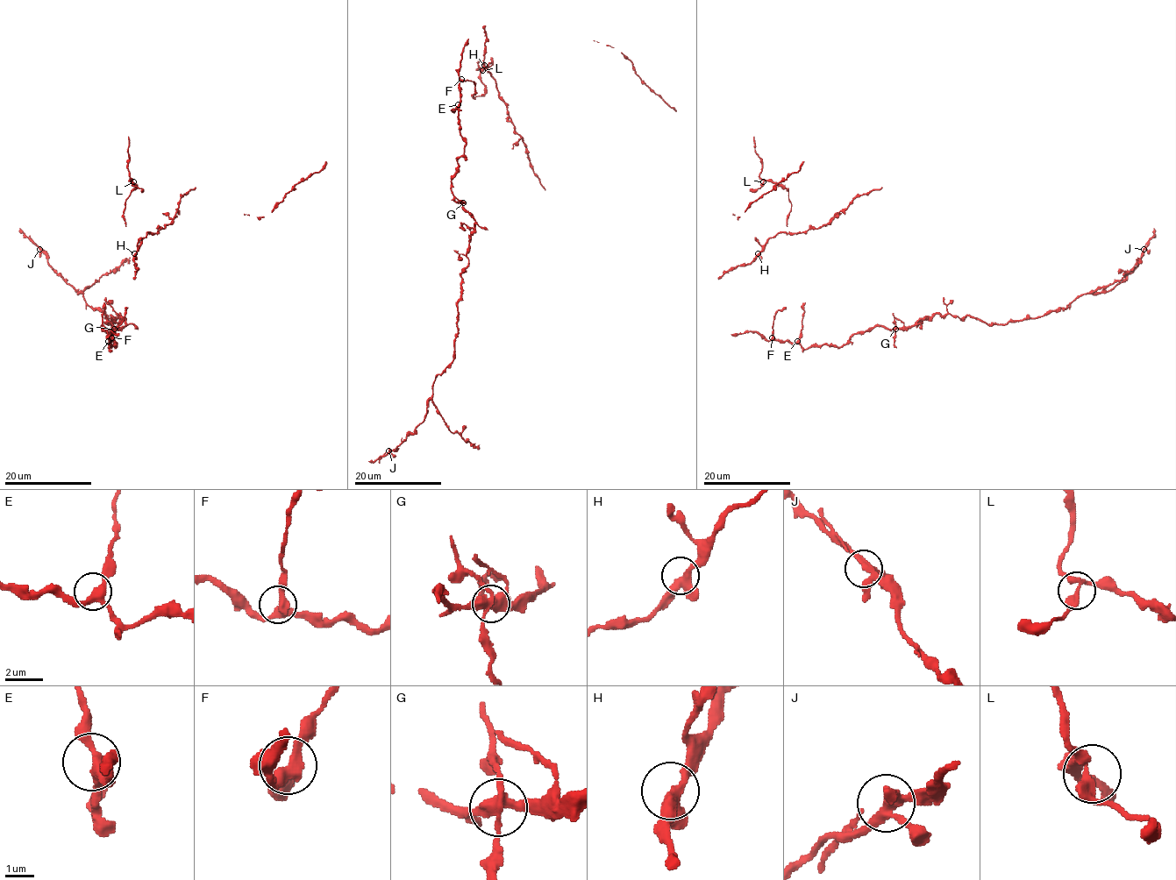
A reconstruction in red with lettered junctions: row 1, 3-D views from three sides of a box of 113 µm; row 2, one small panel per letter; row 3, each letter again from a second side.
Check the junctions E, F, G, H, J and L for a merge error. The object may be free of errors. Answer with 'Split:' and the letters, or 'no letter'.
Split: G

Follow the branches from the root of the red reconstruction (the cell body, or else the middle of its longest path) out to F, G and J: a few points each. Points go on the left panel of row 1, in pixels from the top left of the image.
F: (115, 346), (110, 344), (110, 349), (111, 337)
G: (115, 346), (102, 325), (105, 329), (114, 329)
J: (115, 346), (102, 325), (121, 329), (125, 320), (117, 314), (108, 324), (105, 313), (89, 307), (39, 249)

